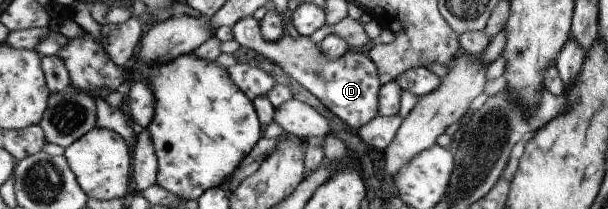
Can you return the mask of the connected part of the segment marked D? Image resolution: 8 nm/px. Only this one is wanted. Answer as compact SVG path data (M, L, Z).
M253 16L241 17L237 20L232 26L232 34L232 39L239 45L253 49L263 55L265 60L277 65L283 73L287 73L303 89L316 97L328 110L329 115L337 116L351 129L365 125L378 115L377 90L381 83L375 64L367 57L367 53L347 49L343 55L329 59L319 49L318 43L313 43L309 36L297 34L293 39L285 32L276 40L266 40L261 35L258 21Z

